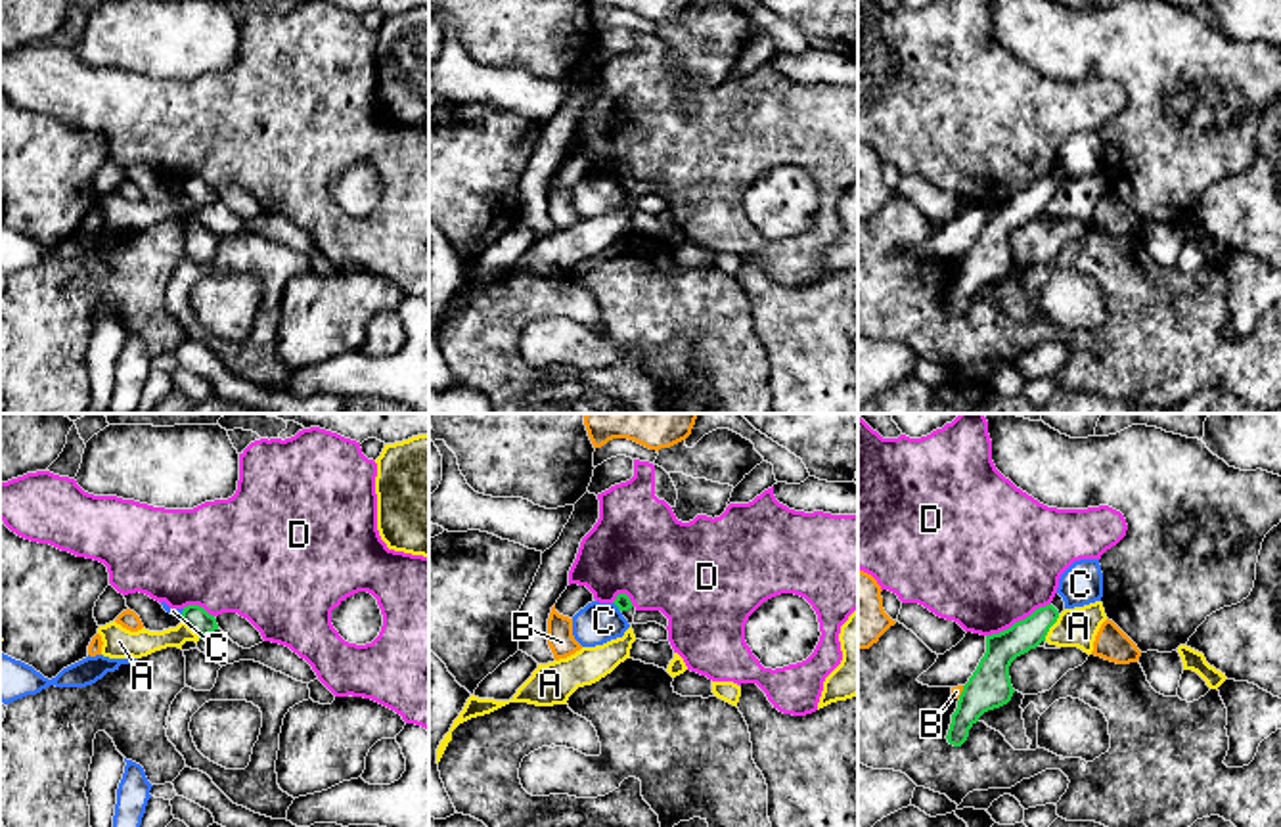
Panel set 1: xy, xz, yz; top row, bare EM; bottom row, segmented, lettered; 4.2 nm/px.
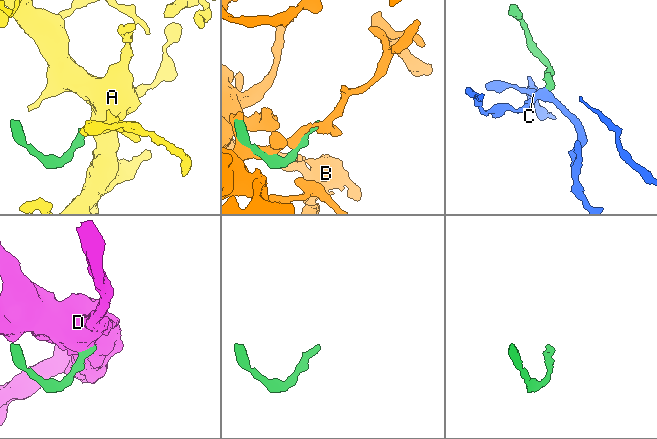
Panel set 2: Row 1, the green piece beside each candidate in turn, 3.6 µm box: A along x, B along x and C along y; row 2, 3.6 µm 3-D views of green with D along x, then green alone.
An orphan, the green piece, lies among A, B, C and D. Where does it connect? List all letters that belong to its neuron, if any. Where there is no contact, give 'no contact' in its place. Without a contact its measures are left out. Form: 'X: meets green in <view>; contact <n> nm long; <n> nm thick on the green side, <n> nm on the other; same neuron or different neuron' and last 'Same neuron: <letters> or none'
A: meets green in yz; contact 130 nm long; 140 nm thick on the green side, 160 nm on the other; different neuron
B: meets green in yz; contact 60 nm long; 180 nm thick on the green side, 50 nm on the other; different neuron
C: meets green in xz; contact 50 nm long; 70 nm thick on the green side, 180 nm on the other; different neuron
D: meets green in yz; contact 300 nm long; 140 nm thick on the green side, 500 nm on the other; different neuron
Same neuron: none

